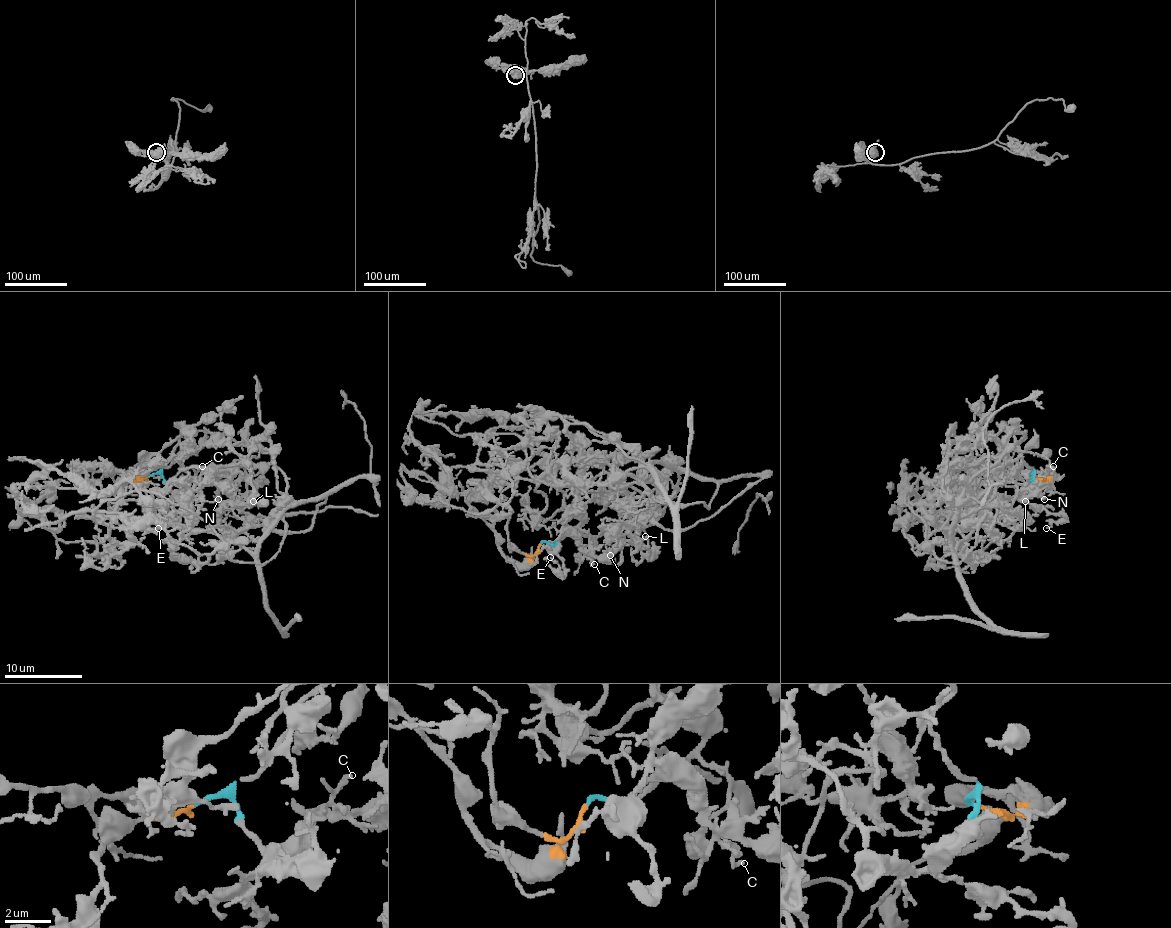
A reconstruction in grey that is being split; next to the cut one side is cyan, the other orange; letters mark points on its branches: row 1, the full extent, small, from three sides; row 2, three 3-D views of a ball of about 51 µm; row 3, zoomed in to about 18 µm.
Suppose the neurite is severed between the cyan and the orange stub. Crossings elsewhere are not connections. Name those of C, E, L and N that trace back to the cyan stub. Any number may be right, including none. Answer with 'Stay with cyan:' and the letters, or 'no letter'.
Stay with cyan: C, E, L, N

